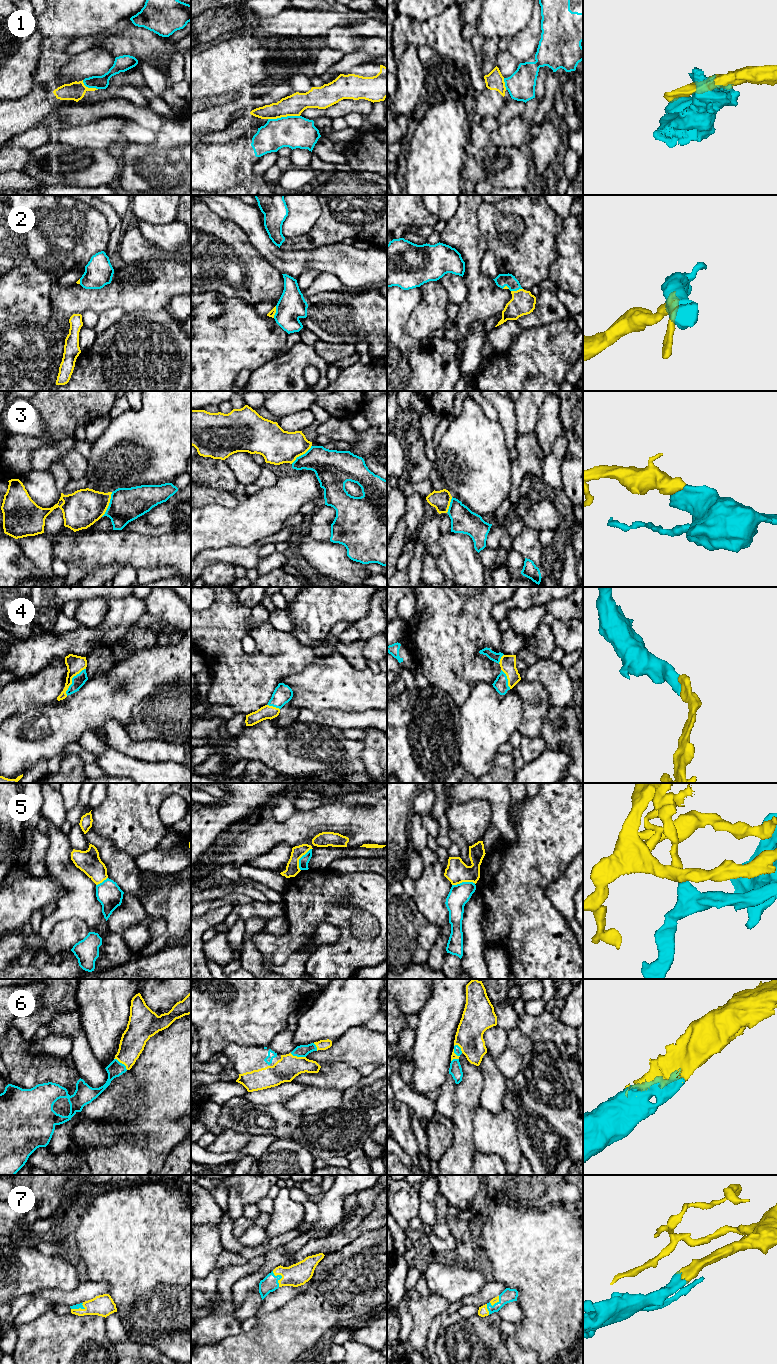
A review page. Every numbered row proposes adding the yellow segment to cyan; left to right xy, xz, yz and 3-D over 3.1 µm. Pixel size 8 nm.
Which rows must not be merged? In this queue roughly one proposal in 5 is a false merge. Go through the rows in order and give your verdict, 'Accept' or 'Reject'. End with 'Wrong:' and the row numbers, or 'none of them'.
1: Reject
2: Accept
3: Accept
4: Accept
5: Reject
6: Accept
7: Accept
Wrong: 1, 5

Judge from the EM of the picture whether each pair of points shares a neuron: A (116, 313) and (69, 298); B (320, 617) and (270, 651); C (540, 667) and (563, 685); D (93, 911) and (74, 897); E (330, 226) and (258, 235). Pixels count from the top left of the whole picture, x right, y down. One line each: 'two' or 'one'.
A: two
B: two
C: one
D: one
E: two

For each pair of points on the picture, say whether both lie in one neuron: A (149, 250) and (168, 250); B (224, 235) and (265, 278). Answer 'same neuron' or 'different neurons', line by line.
A: different neurons
B: same neuron

